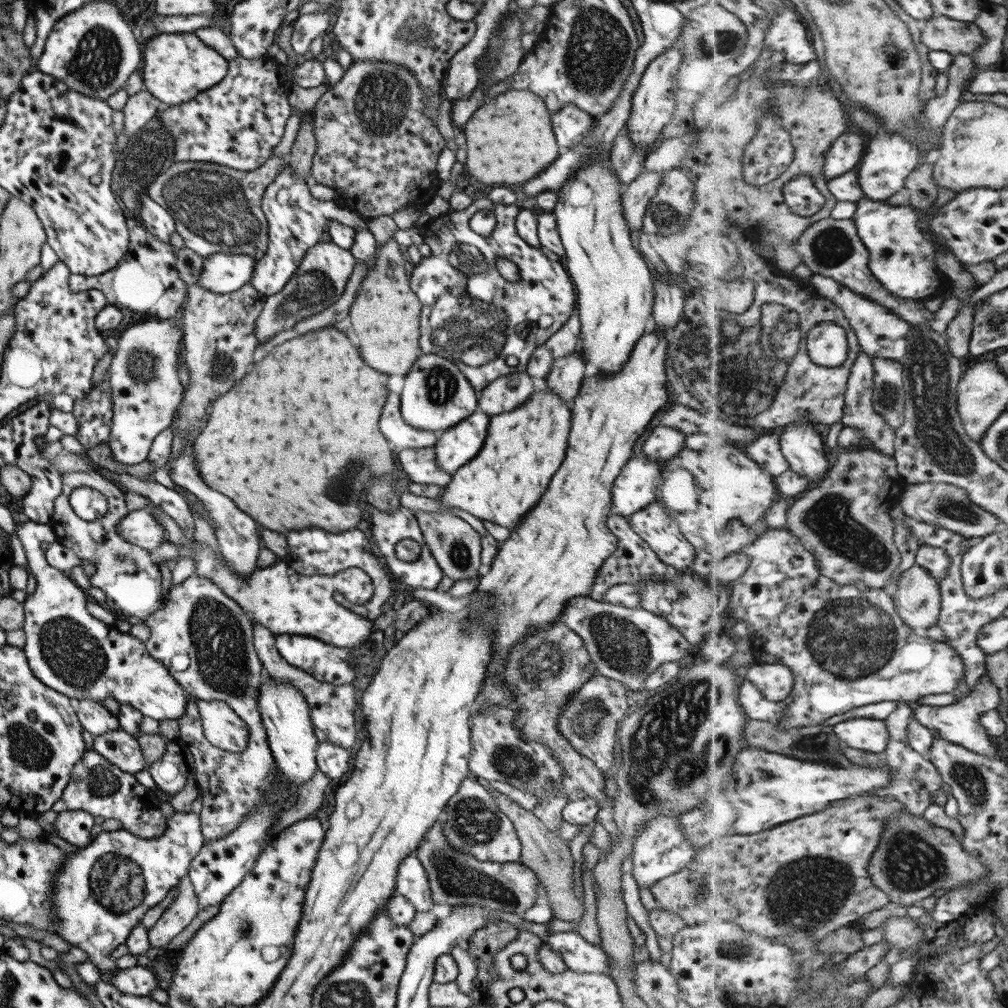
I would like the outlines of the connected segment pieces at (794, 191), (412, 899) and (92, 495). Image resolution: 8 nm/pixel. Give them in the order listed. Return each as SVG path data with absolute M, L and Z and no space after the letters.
M801 174L787 182L783 188L786 203L794 213L799 216L811 216L820 212L825 196L815 186L815 180L811 176Z
M410 855L397 866L394 894L404 896L405 900L413 904L417 915L430 914L433 901L425 869L417 858Z
M87 486L71 490L67 502L75 516L83 521L97 521L107 513L107 498Z

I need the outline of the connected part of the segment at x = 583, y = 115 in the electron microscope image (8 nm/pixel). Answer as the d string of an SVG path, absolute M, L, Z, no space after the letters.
M565 104L561 110L551 114L551 126L553 126L557 146L559 148L573 146L592 127L592 120L590 114L572 104Z

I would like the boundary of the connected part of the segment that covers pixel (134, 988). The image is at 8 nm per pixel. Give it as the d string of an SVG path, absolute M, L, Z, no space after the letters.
M141 965L119 969L107 981L113 989L125 995L150 996L149 993L158 988L155 975Z

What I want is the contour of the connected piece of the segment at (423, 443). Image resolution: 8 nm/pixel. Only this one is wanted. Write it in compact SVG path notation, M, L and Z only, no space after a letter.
M387 391L379 416L379 432L396 451L405 448L419 449L435 446L437 434L429 430L419 430L405 424L400 415L399 395Z

